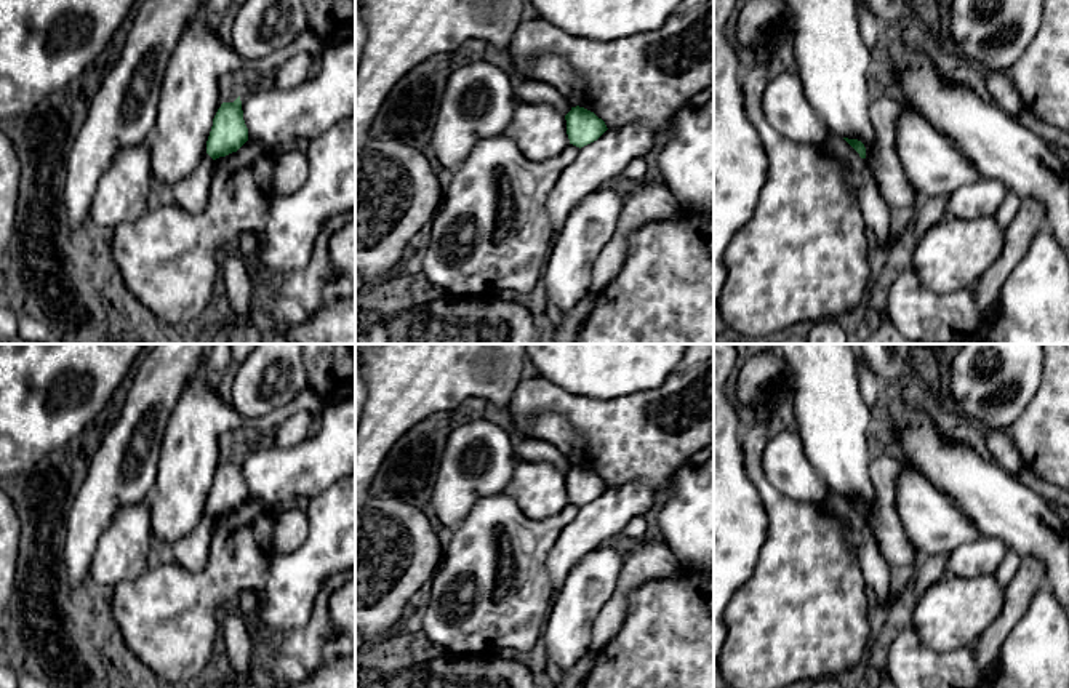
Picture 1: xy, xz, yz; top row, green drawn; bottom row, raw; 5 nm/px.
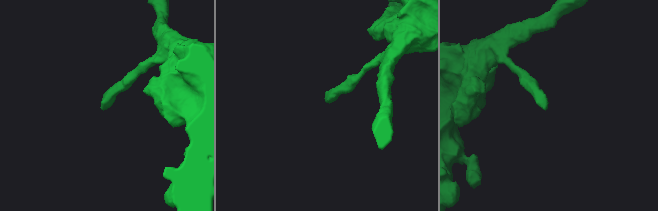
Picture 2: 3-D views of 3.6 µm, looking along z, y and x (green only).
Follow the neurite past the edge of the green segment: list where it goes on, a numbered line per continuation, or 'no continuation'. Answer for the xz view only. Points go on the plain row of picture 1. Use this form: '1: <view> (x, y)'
no continuation

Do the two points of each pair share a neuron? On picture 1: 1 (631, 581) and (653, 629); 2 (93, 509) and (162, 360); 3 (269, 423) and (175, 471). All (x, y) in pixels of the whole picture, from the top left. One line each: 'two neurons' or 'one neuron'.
1: two neurons
2: one neuron
3: one neuron

